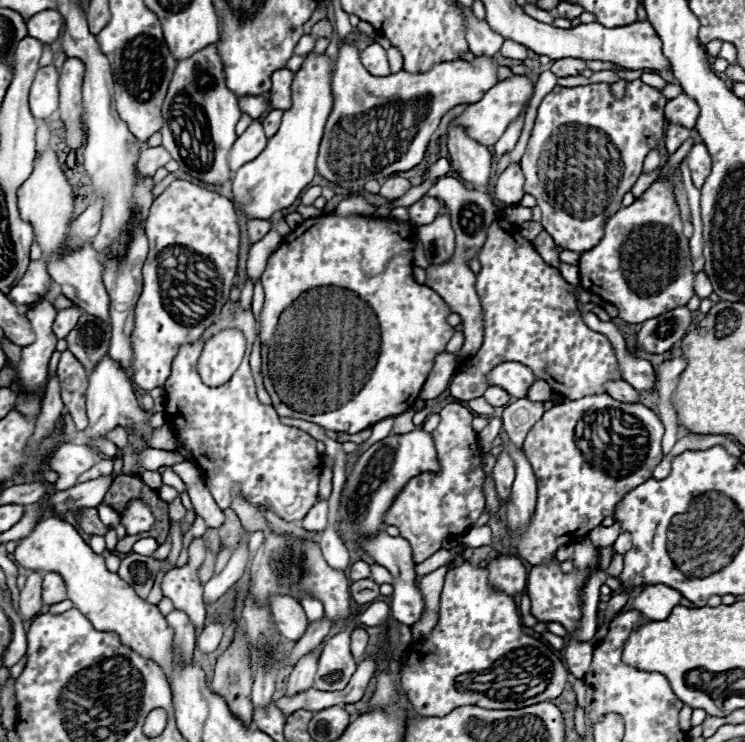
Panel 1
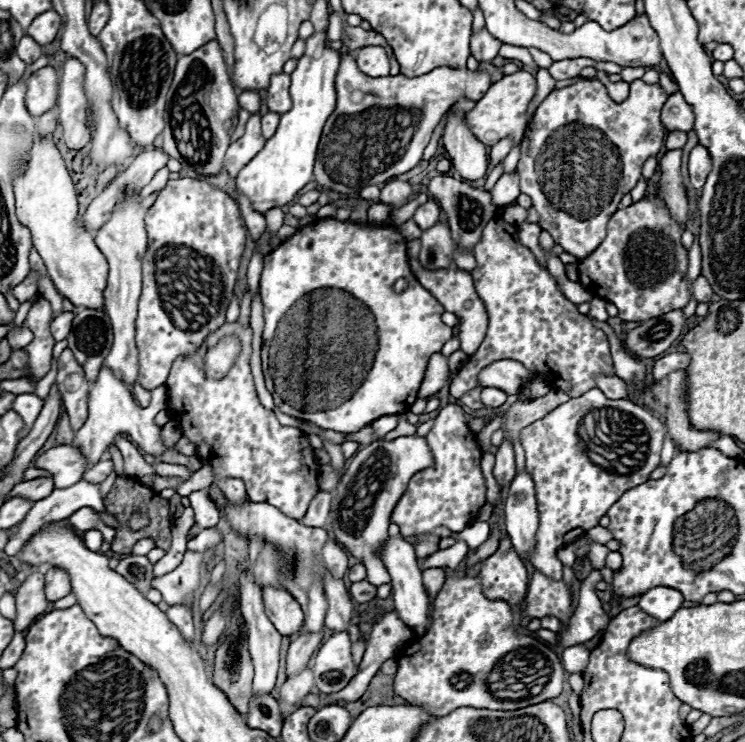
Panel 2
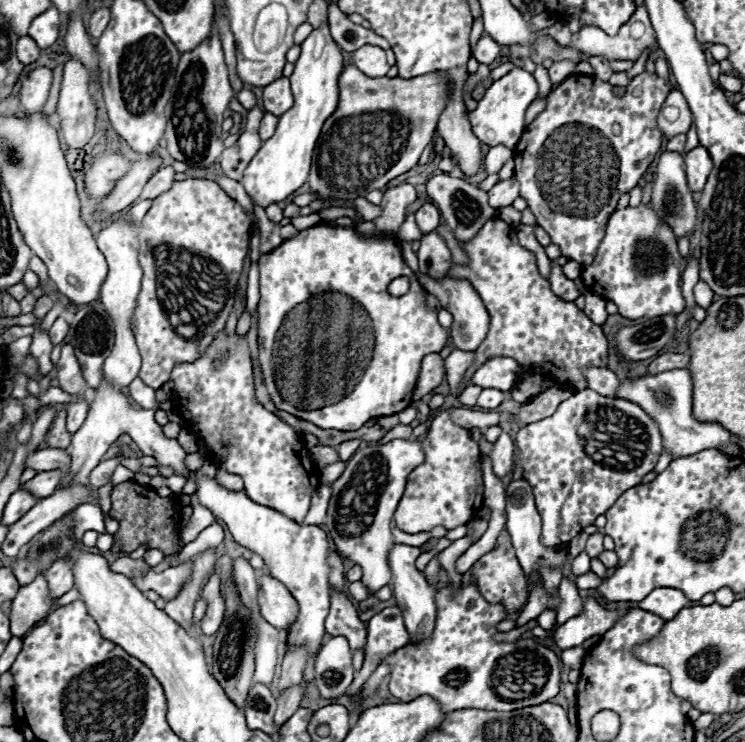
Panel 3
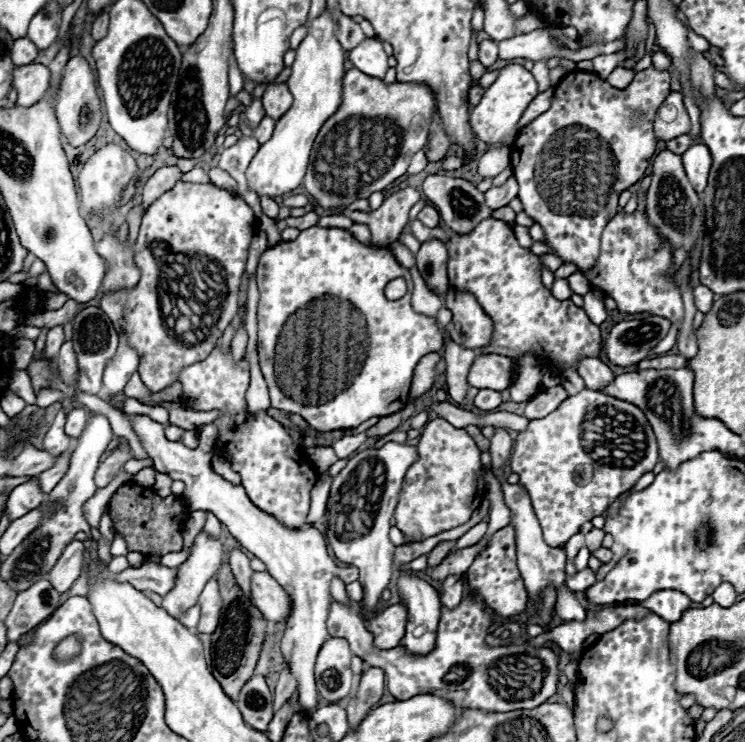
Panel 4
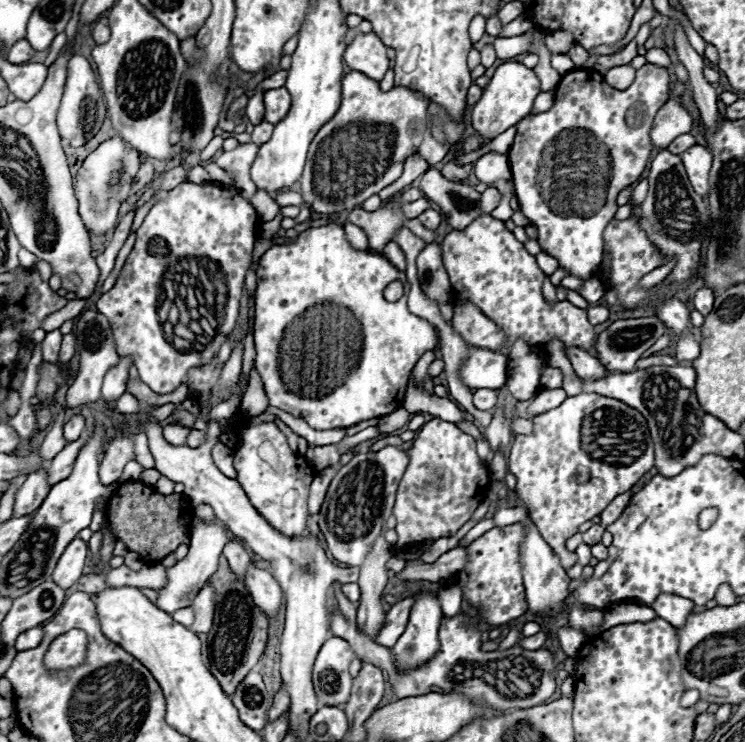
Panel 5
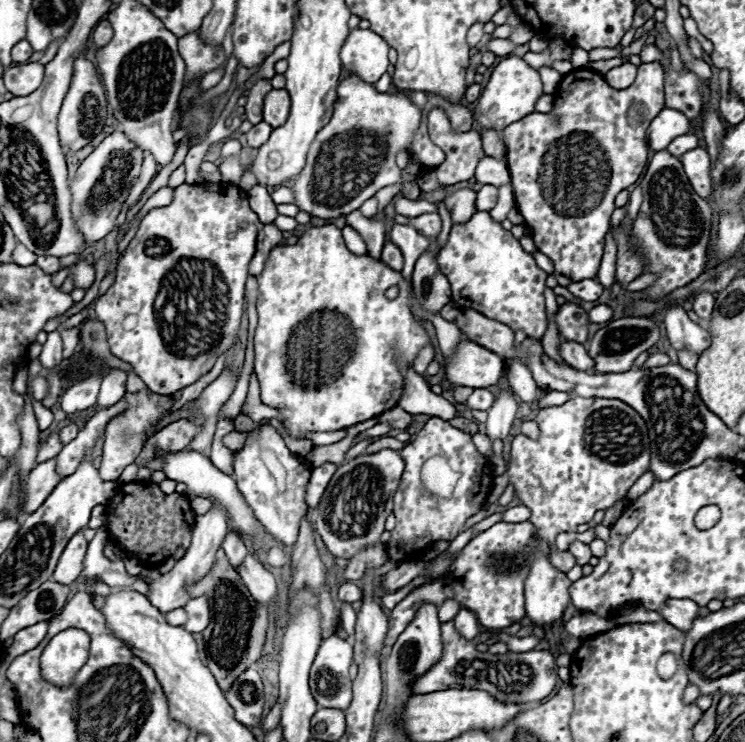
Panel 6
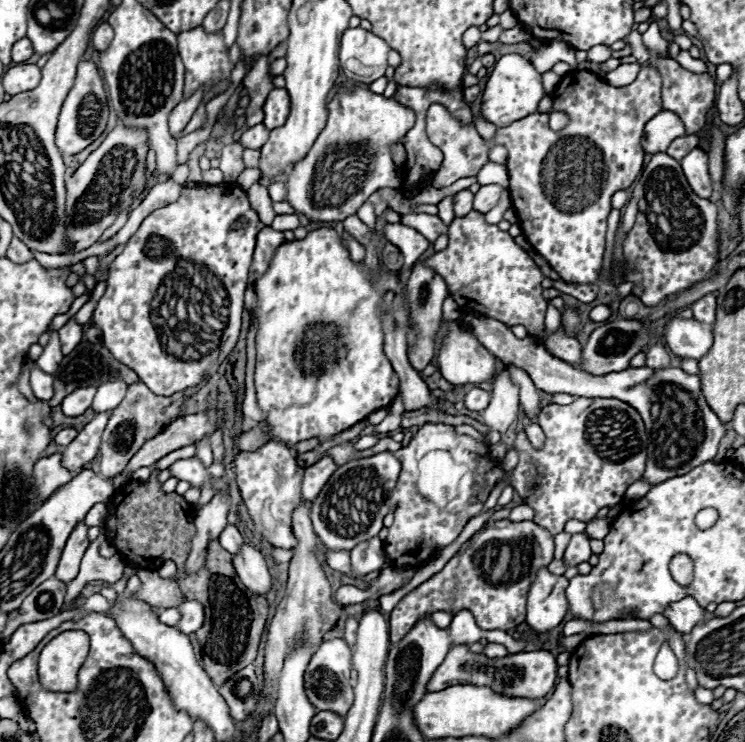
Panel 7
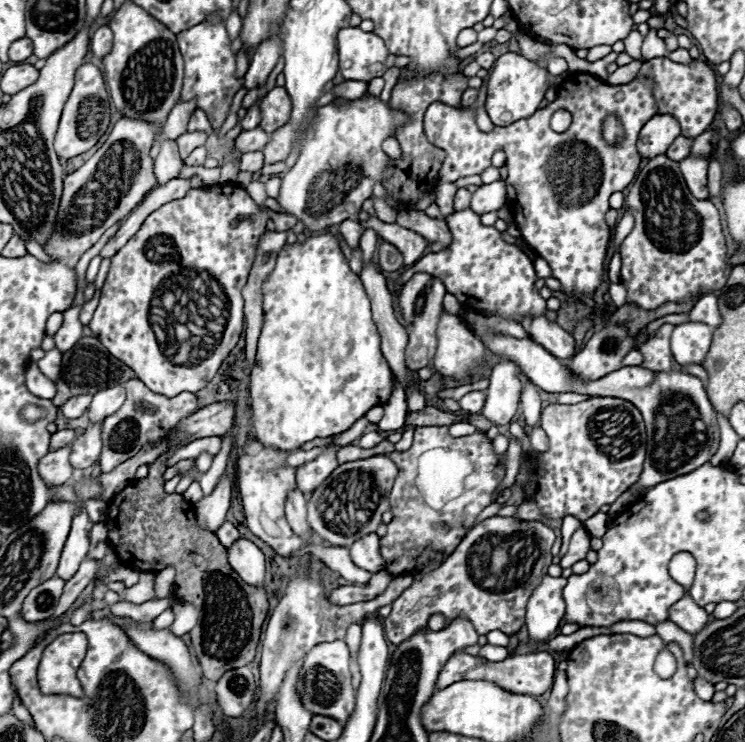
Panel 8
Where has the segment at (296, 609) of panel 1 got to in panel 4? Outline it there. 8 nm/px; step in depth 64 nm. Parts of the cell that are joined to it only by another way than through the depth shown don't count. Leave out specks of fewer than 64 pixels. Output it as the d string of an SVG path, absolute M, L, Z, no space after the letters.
M254 572L252 604L262 612L262 616L268 622L274 622L274 624L286 622L292 606L286 590L268 572Z

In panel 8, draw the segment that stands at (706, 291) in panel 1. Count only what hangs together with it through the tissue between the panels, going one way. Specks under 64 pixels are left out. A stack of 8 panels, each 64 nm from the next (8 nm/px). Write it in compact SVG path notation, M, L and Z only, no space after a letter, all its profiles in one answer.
M704 294L696 304L694 308L690 310L690 320L692 322L702 322L702 324L708 324L708 326L720 326L722 318L720 318L720 312L718 312L718 302L716 302L716 296L714 294Z

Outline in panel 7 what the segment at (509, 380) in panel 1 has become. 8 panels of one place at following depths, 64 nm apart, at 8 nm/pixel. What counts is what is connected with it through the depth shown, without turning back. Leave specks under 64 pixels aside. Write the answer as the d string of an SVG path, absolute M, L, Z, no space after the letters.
M446 322L450 334L440 348L438 368L442 376L454 384L482 384L496 376L496 356L492 356L472 334L462 330L458 322Z

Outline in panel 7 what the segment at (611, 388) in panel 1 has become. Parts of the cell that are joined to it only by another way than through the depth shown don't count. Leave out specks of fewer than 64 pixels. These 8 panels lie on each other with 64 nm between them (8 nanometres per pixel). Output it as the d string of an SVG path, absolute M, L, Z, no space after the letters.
M562 330L550 334L546 338L546 332L540 334L540 340L544 340L546 348L560 360L578 366L582 362L582 344L576 338L568 338L566 334L562 334Z

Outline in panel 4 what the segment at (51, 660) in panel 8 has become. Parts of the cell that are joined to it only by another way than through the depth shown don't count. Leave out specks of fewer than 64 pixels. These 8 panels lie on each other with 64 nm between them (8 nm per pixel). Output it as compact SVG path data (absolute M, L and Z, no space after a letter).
M76 636L66 638L58 648L56 648L56 656L58 658L72 658L80 652L80 640Z

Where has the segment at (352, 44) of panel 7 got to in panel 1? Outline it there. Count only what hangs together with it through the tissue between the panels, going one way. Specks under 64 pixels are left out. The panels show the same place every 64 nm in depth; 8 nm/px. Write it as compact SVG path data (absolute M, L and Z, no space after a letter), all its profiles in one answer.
M376 42L370 44L366 50L362 50L360 60L370 74L380 74L380 76L390 74L390 64L388 64L388 58L386 58L386 50Z

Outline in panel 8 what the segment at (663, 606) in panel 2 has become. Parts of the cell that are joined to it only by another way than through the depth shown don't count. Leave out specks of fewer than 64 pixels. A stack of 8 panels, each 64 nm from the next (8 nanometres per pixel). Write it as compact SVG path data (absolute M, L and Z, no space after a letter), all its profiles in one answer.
M688 594L676 602L670 610L668 610L668 620L674 622L676 626L680 626L684 632L696 634L696 630L702 630L708 624L708 612L698 606Z

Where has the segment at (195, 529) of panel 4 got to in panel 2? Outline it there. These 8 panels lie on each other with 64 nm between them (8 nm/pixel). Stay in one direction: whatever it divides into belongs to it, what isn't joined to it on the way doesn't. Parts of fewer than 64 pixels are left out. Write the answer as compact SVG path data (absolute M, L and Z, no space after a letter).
M196 490L188 496L194 508L194 518L200 528L214 528L220 522L220 510L212 504L206 490Z

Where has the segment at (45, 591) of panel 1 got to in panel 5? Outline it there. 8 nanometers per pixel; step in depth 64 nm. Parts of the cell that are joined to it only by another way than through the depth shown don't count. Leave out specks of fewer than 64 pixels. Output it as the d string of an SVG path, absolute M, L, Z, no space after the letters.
M74 538L64 554L60 556L54 572L52 572L52 582L58 584L60 588L70 588L72 584L78 582L78 578L82 576L82 570L84 570L84 562L86 562L86 552L88 552L88 546L84 540L80 538Z

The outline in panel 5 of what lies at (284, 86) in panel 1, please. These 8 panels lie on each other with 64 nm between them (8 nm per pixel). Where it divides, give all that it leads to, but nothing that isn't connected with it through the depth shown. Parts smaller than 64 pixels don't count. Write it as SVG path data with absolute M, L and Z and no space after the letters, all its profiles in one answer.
M274 88L264 92L264 106L266 106L266 114L264 120L266 122L280 122L288 110L290 110L290 94L286 88Z

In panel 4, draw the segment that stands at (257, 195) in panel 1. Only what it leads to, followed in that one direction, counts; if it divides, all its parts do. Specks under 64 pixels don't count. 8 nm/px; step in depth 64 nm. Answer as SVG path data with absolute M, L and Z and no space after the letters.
M324 10L316 20L308 22L308 36L296 50L296 60L292 64L292 76L288 78L288 88L294 96L292 108L276 122L276 130L268 142L264 142L258 154L252 158L246 180L250 190L258 196L278 198L294 188L298 188L304 180L312 144L316 140L322 124L338 110L342 102L342 76L344 76L344 48L334 38L336 24L328 10Z

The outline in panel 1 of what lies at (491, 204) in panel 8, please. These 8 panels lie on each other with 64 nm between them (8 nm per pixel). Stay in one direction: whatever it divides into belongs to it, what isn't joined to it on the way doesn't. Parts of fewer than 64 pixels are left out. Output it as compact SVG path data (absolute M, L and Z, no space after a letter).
M510 164L498 178L498 184L494 188L494 194L500 202L514 206L524 196L524 174L520 164Z

